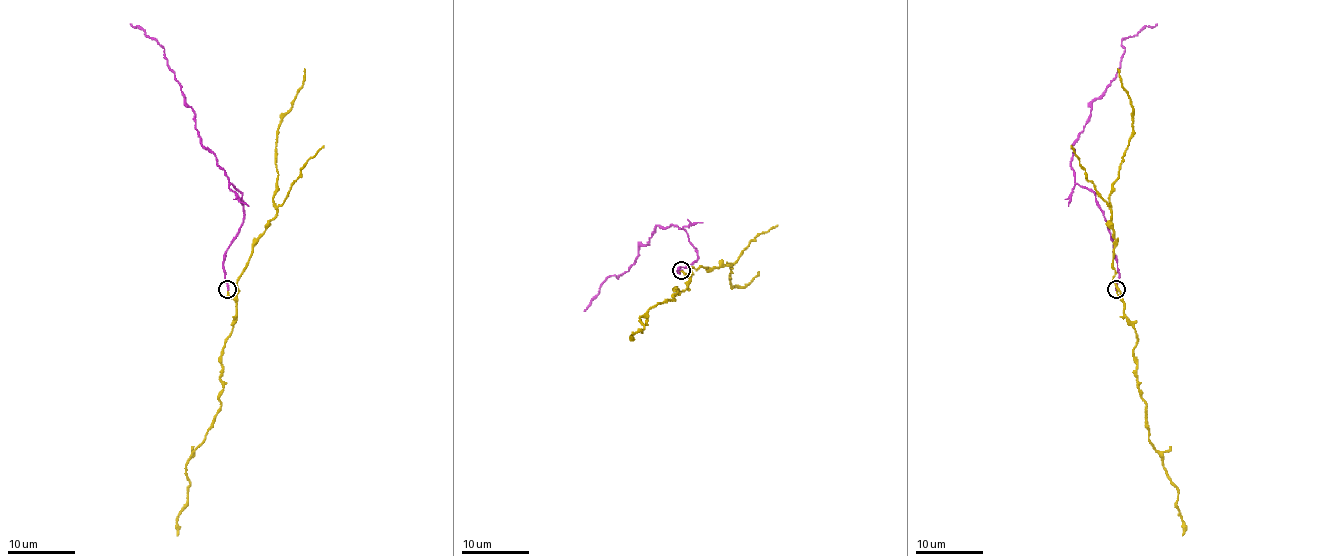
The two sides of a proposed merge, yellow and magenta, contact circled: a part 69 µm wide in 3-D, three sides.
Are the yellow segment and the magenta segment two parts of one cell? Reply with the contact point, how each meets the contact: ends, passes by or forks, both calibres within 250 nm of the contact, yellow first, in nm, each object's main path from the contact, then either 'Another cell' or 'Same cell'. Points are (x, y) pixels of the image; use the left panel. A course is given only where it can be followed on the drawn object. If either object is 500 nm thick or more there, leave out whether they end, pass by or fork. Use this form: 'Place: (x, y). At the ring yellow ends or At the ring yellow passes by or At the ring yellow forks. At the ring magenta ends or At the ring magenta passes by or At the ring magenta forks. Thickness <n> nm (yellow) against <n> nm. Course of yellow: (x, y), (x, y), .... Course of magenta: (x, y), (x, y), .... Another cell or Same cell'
Place: (227, 289). At the ring yellow ends. At the ring magenta ends. Thickness 160 nm (yellow) against 160 nm. Course of yellow: (228, 290), (236, 303), (236, 322), (221, 350), (219, 411), (186, 467), (189, 482), (177, 536). Course of magenta: (228, 290), (223, 259), (243, 220), (241, 195), (201, 143), (194, 111), (164, 48), (130, 23). Another cell

